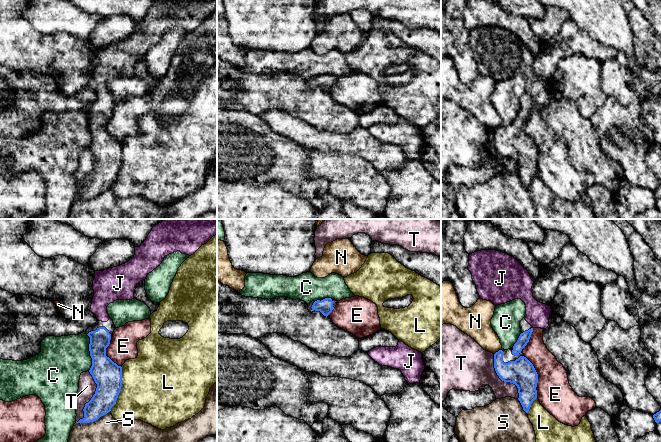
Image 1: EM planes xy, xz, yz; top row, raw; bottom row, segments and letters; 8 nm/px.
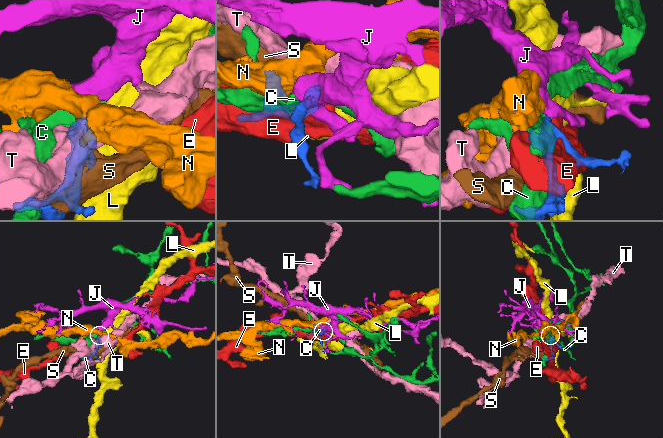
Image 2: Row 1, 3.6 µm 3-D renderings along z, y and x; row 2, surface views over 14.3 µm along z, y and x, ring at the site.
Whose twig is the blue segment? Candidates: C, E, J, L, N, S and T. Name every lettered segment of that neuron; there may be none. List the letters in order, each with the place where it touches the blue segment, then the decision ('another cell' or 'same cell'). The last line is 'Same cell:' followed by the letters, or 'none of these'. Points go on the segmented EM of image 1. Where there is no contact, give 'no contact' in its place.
C: xy (90, 352) | another cell
E: yz (537, 377) | another cell
J: xz (327, 315) | same cell
L: xy (120, 389) | another cell
N: yz (498, 351) | another cell
S: xy (92, 421) | another cell
T: xy (92, 397) | another cell
Same cell: J

